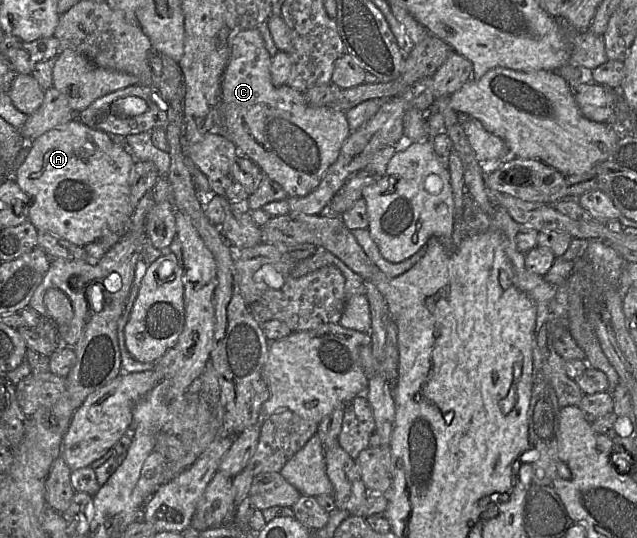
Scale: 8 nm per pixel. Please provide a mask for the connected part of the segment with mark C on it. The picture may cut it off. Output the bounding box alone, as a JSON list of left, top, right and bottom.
[219,28,351,198]

